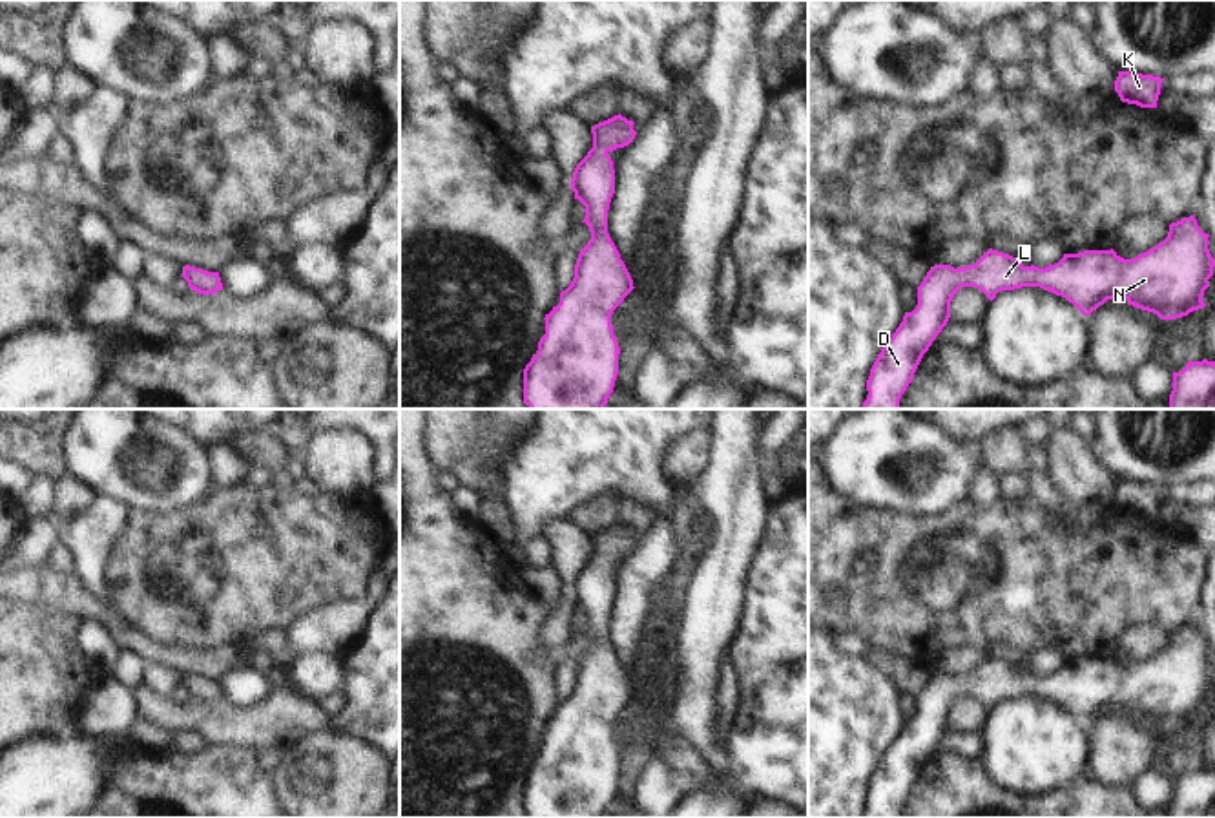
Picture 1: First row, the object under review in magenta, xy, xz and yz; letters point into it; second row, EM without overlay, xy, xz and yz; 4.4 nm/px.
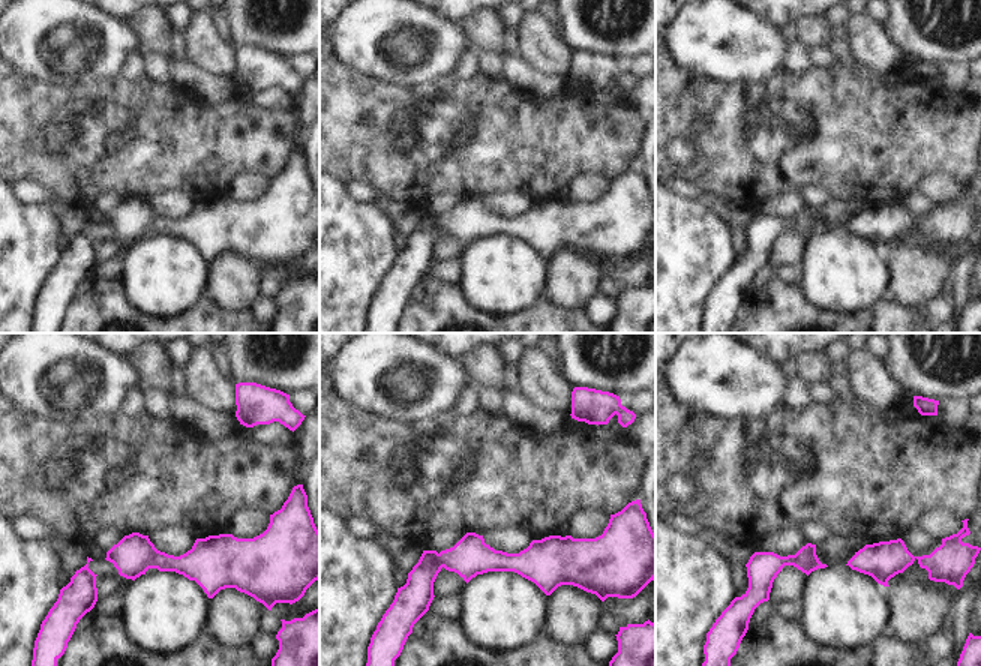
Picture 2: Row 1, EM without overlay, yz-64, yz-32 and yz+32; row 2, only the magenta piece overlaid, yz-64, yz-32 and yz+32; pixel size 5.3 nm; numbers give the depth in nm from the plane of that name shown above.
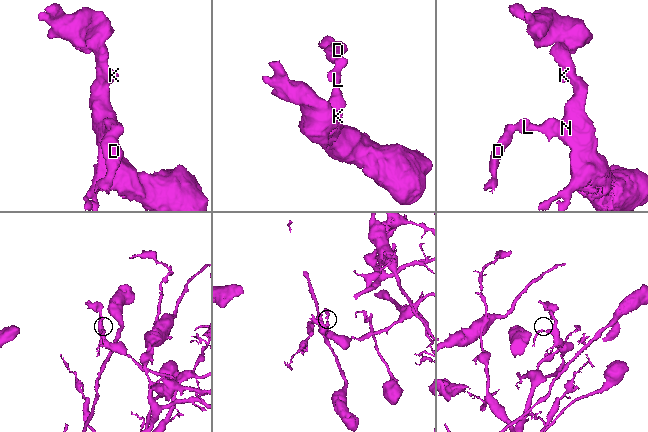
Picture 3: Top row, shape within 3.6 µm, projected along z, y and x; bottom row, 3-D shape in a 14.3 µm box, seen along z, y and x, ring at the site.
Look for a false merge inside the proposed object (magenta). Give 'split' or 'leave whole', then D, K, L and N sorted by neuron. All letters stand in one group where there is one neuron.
leave whole | D K L N

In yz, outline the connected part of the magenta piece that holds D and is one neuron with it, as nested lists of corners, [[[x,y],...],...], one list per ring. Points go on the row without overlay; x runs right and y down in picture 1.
[[[1195,624],[1182,626],[1169,634],[1168,646],[1135,668],[1120,666],[1111,659],[1084,659],[1064,663],[1045,677],[1023,676],[1016,666],[989,657],[974,674],[954,677],[934,674],[918,696],[918,714],[905,721],[903,730],[878,763],[867,789],[868,805],[863,818],[899,818],[899,807],[914,787],[914,781],[936,745],[950,727],[950,710],[961,696],[981,699],[991,710],[1002,699],[1040,696],[1065,707],[1084,725],[1089,725],[1107,708],[1124,707],[1127,714],[1157,723],[1160,729],[1177,729],[1193,719],[1204,718],[1204,699],[1210,696],[1215,668],[1208,659],[1208,643],[1197,635]]]

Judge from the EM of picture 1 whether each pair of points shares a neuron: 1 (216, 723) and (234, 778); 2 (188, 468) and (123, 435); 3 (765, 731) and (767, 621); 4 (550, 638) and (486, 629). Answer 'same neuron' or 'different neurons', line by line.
1: different neurons
2: same neuron
3: same neuron
4: different neurons

